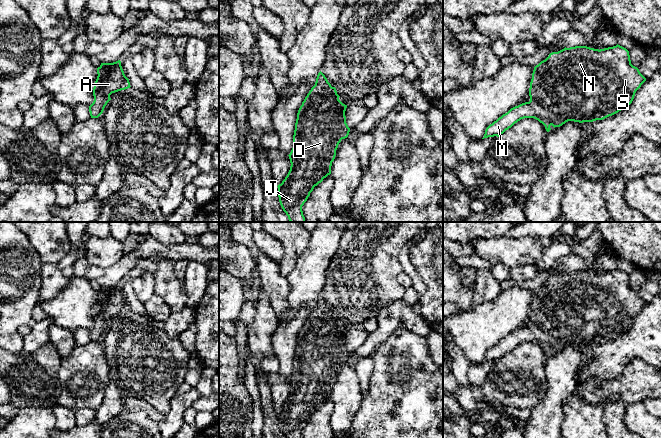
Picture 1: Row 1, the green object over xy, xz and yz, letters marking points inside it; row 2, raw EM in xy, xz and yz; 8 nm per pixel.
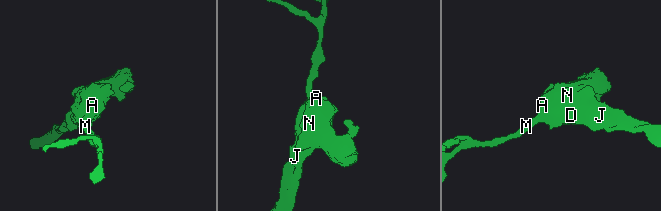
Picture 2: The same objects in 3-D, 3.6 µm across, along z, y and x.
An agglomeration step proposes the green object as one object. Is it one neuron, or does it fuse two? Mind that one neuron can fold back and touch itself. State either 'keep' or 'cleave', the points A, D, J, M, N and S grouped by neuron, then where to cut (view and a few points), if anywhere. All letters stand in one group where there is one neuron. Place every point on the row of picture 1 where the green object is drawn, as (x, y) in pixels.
keep | A D J M N S | no cut

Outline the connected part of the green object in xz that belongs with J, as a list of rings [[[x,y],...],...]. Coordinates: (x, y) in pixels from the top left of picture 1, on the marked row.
[[[320,71],[315,85],[311,88],[300,106],[293,135],[293,148],[290,152],[290,170],[278,187],[278,197],[283,211],[290,222],[305,222],[302,206],[314,187],[331,174],[332,162],[342,139],[348,137],[350,128],[346,123],[347,105],[339,100],[336,88],[332,87]]]

